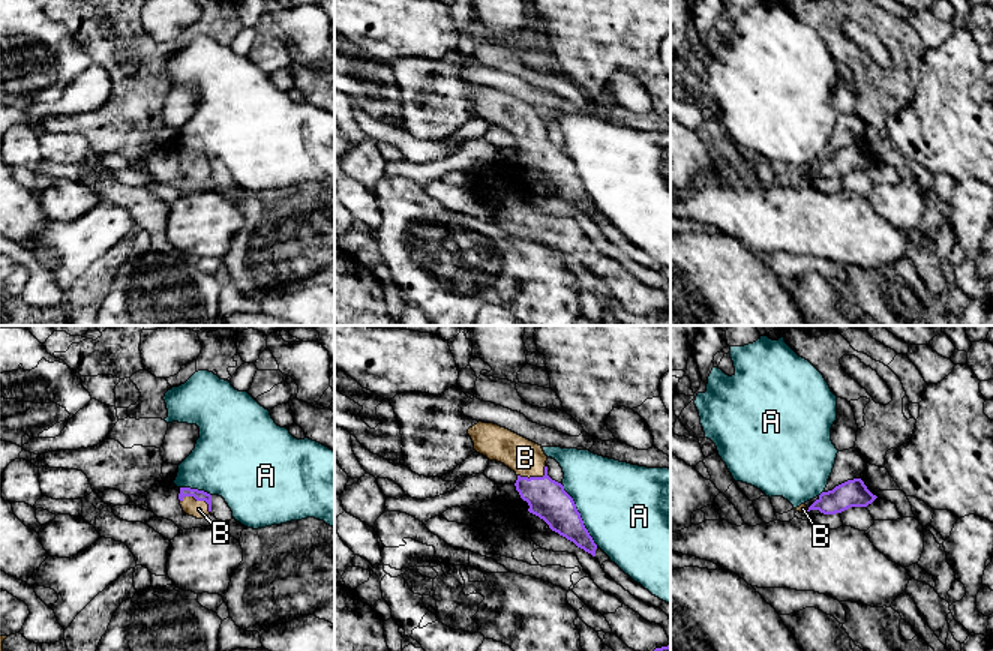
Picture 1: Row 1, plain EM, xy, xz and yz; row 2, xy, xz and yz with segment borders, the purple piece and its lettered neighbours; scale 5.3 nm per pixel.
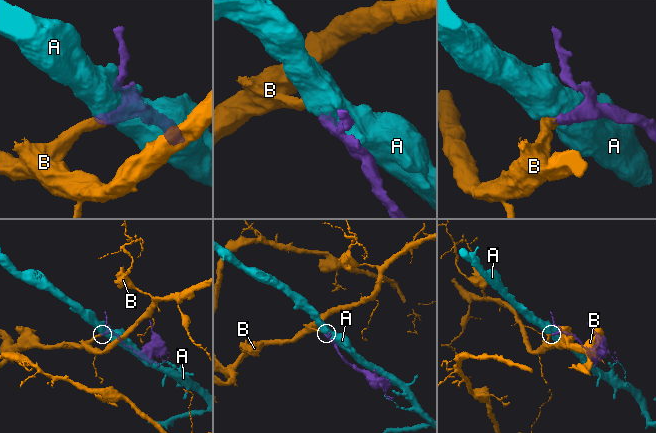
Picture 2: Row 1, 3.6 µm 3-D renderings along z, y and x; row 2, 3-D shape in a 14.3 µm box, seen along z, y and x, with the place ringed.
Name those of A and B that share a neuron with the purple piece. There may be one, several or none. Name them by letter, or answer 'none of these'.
B

